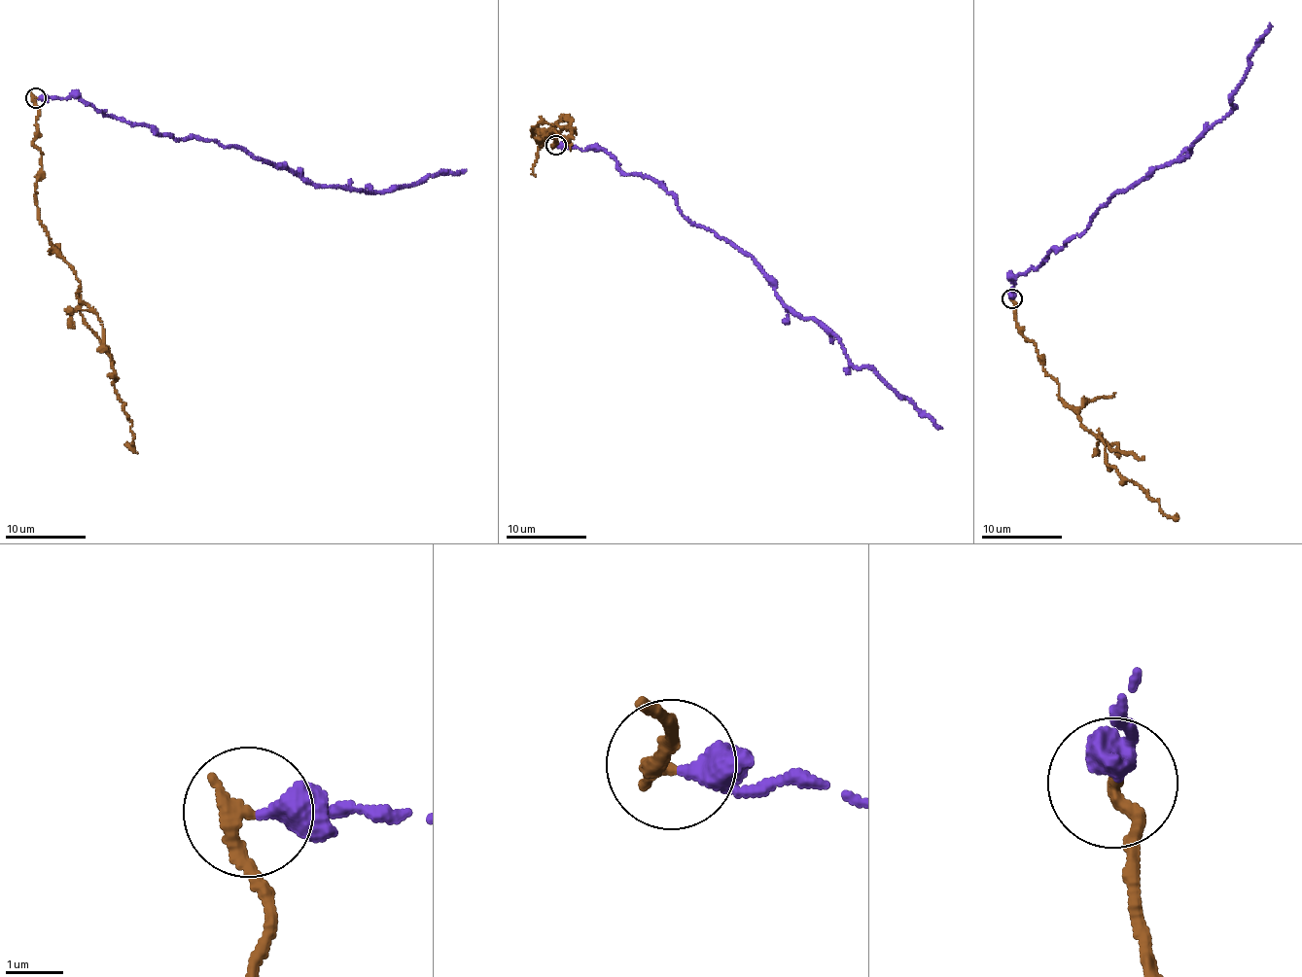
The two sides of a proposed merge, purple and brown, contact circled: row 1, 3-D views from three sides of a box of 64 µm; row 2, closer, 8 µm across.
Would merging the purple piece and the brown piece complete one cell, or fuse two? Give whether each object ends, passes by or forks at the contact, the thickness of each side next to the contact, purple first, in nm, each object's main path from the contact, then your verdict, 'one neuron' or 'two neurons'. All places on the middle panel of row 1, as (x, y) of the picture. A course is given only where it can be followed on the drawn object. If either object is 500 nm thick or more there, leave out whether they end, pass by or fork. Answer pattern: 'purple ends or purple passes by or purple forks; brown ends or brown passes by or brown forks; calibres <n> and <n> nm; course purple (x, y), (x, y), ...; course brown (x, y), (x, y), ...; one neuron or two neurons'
purple passes by; brown ends; calibres 320 and 260 nm; course purple (557, 145), (597, 148), (651, 178), (752, 258), (781, 302), (942, 428); course brown (555, 145), (531, 126), (559, 131), (570, 126), (566, 115), (576, 132), (566, 142); two neurons

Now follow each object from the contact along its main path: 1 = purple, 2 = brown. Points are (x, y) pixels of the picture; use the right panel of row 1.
1: (1012, 298), (1011, 276), (1026, 273), (1080, 234), (1109, 198), (1188, 154), (1228, 115), (1269, 22)
2: (1012, 299), (1018, 331), (1057, 382), (1059, 400), (1102, 436), (1105, 463), (1159, 502), (1161, 512), (1177, 513)

